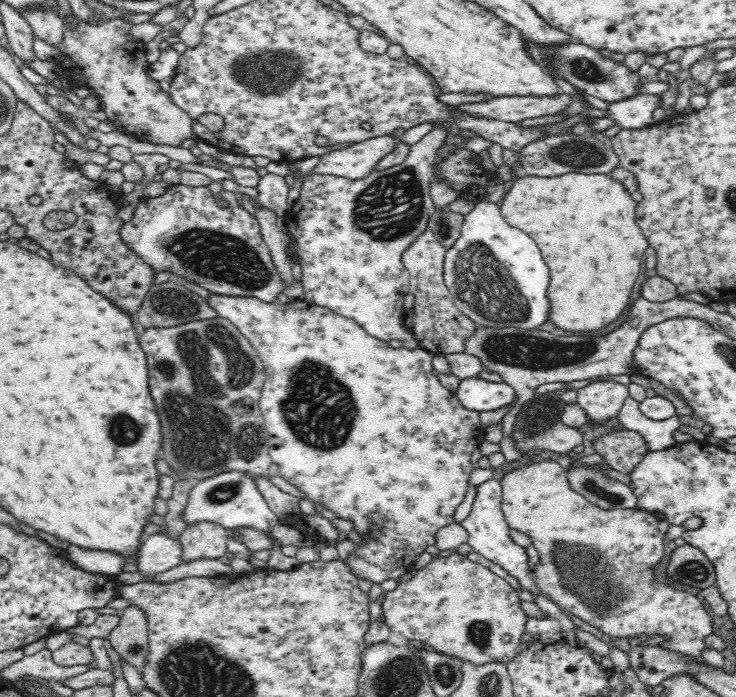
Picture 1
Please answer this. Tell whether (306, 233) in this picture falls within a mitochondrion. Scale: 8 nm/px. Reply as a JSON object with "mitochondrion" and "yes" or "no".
{"mitochondrion":"no"}

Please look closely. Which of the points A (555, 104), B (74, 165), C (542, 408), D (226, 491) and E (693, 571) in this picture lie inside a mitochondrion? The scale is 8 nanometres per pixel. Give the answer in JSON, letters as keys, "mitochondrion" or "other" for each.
{"A":"other","B":"other","C":"mitochondrion","D":"mitochondrion","E":"mitochondrion"}

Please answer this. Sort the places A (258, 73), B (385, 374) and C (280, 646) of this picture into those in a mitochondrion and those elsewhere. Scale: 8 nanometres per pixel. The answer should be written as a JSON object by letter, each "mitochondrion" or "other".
{"A":"mitochondrion","B":"other","C":"other"}

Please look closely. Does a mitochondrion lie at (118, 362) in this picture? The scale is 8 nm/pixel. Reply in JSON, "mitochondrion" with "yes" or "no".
{"mitochondrion":"no"}

